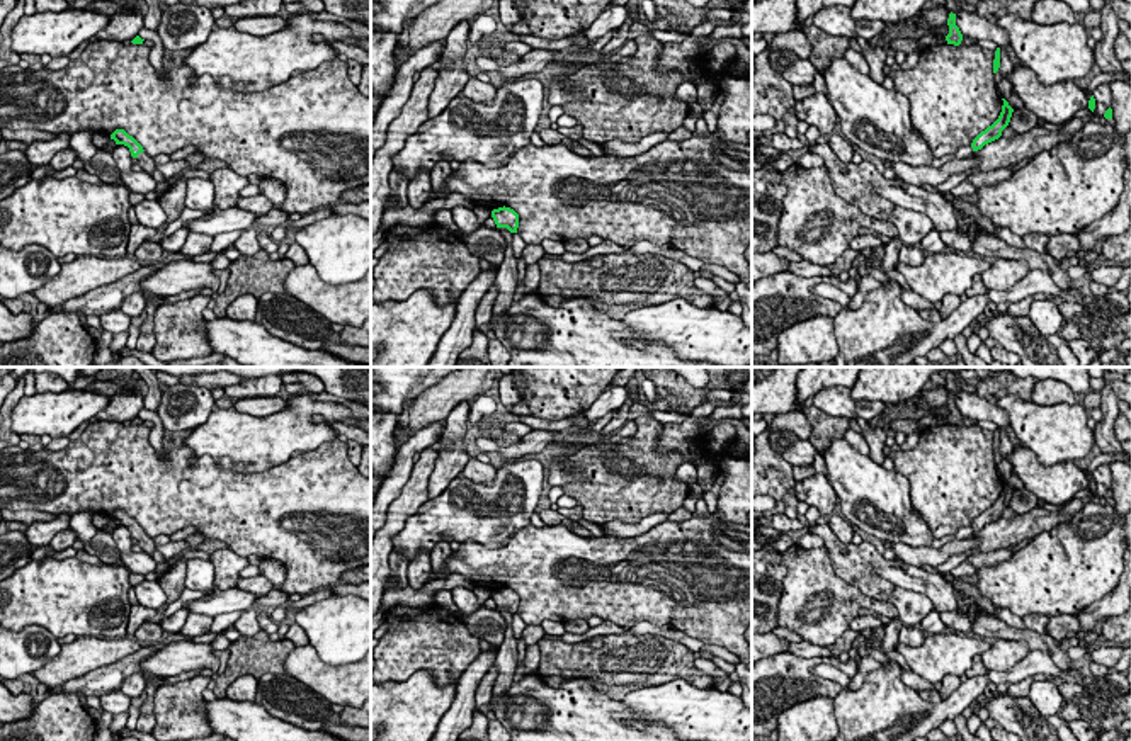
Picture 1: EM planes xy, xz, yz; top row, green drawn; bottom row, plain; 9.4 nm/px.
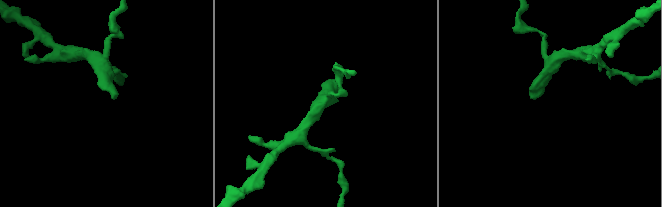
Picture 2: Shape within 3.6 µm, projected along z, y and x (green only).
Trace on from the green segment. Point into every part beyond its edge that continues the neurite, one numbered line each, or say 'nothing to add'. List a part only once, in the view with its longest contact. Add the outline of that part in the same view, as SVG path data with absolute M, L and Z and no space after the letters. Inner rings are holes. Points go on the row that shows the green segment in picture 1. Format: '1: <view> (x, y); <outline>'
1: xy (147, 162); M145 151L138 155L136 163L141 167L143 172L148 172L148 173L156 170L155 158Z

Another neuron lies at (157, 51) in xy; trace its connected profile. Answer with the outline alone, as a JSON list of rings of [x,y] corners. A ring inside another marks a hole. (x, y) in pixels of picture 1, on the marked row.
[[[143,25],[143,29],[139,31],[138,34],[141,39],[150,39],[153,42],[153,46],[150,48],[150,63],[153,65],[156,75],[162,75],[163,71],[163,63],[162,63],[162,58],[163,58],[163,42],[158,36],[156,31],[150,31]]]

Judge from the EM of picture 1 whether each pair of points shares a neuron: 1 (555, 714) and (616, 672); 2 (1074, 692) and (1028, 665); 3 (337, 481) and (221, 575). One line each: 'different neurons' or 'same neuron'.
1: different neurons
2: different neurons
3: different neurons

